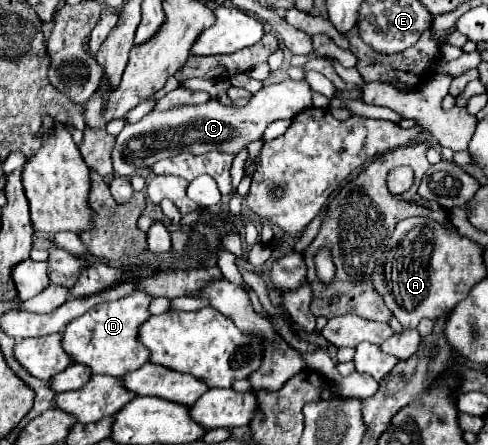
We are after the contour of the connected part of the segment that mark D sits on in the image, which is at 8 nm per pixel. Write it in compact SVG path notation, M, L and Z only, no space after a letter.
M133 292L125 298L119 298L115 302L103 302L103 304L97 304L95 308L91 308L87 314L71 320L63 332L61 332L61 346L63 350L67 350L67 354L73 358L73 362L77 364L83 364L83 366L89 366L93 374L105 374L105 376L123 376L127 372L133 372L137 370L139 366L143 366L147 362L147 350L137 342L137 330L139 326L149 318L149 302L151 298L143 292Z

